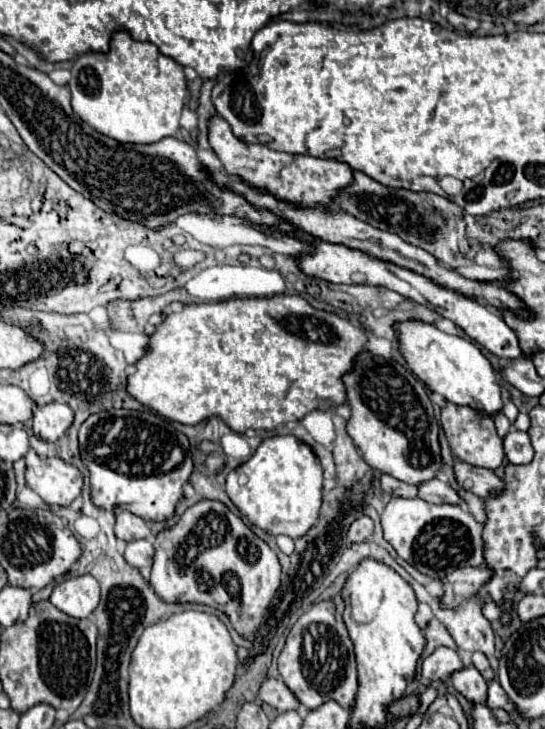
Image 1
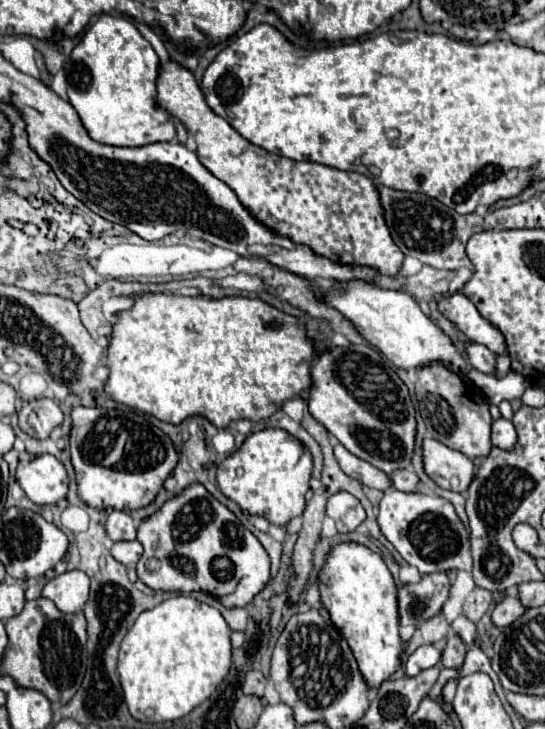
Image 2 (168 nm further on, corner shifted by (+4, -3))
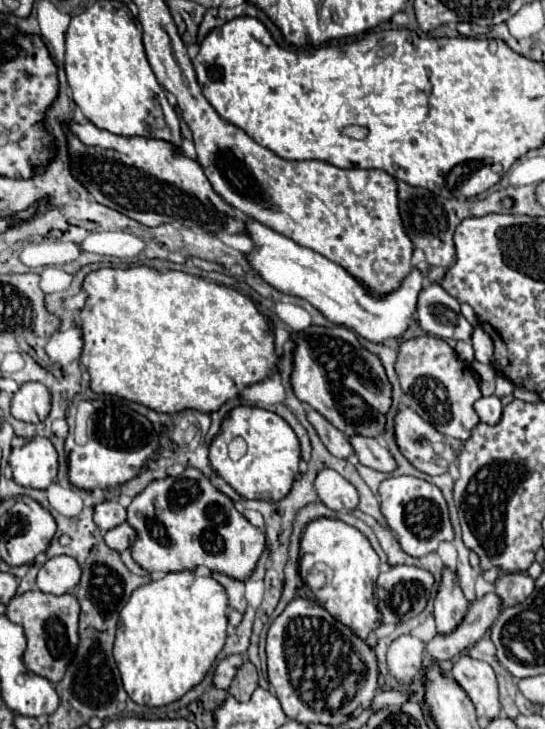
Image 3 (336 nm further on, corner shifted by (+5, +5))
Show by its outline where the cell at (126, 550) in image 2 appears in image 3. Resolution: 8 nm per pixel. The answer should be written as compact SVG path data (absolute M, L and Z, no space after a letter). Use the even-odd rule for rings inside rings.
M120 523L120 525L116 525L116 527L112 527L112 529L108 529L104 533L106 545L110 549L116 549L118 553L122 553L124 549L128 549L134 539L136 539L136 533L134 533L134 529L128 523Z

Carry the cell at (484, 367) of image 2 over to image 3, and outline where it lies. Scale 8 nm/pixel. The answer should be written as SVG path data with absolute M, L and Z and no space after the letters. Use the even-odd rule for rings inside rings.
M430 283L420 291L414 317L430 335L454 341L470 341L472 325L462 317L460 303L438 283Z

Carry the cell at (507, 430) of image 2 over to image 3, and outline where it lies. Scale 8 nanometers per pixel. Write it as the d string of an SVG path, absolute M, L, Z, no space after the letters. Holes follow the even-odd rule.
M490 395L490 397L480 397L474 403L474 411L480 417L480 421L494 425L496 421L500 421L500 413L502 413L502 403L498 397Z

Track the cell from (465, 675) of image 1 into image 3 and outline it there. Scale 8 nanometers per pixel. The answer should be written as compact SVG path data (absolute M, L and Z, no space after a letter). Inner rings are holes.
M450 567L442 569L442 581L434 599L434 617L440 633L450 633L462 621L468 611L468 599L460 589L460 581L456 571Z

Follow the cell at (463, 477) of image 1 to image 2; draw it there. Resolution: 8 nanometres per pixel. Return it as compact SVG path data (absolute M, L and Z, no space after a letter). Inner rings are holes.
M423 441L423 463L425 473L443 489L465 493L475 477L475 465L463 453L441 445L439 441Z

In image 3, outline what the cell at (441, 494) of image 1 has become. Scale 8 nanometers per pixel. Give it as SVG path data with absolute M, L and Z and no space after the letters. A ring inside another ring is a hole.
M352 435L352 437L348 437L348 441L362 465L368 465L368 467L372 467L376 471L384 471L384 473L392 473L396 469L396 463L394 463L392 455L388 453L388 449L382 447L374 437Z

